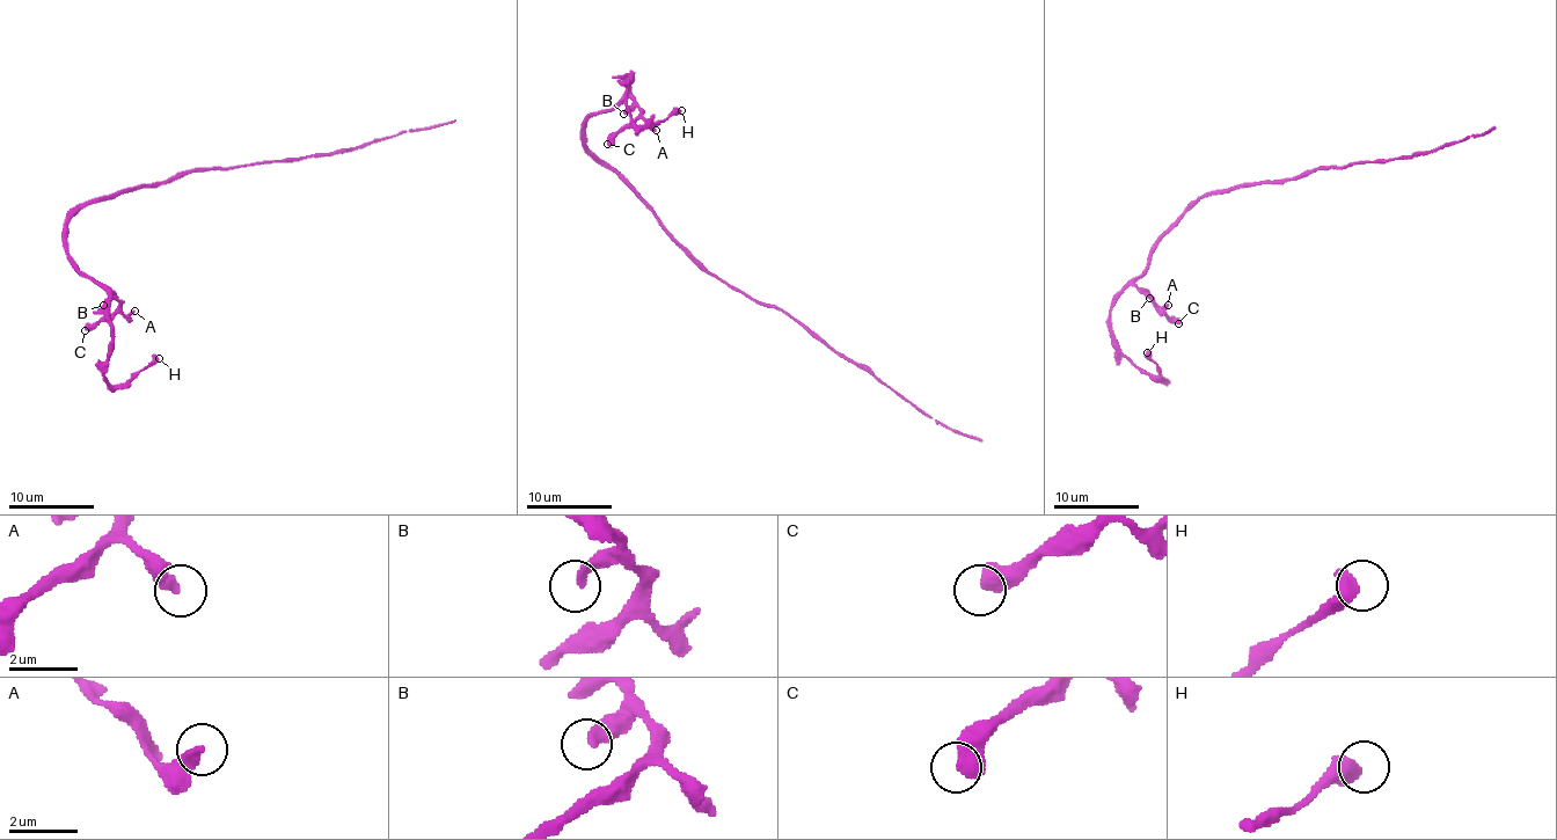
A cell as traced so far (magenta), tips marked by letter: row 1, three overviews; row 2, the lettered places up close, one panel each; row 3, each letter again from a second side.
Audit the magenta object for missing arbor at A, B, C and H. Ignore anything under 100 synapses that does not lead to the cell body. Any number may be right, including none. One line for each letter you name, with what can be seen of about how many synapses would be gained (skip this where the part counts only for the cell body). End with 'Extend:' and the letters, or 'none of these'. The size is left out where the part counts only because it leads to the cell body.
Extend: none of these

